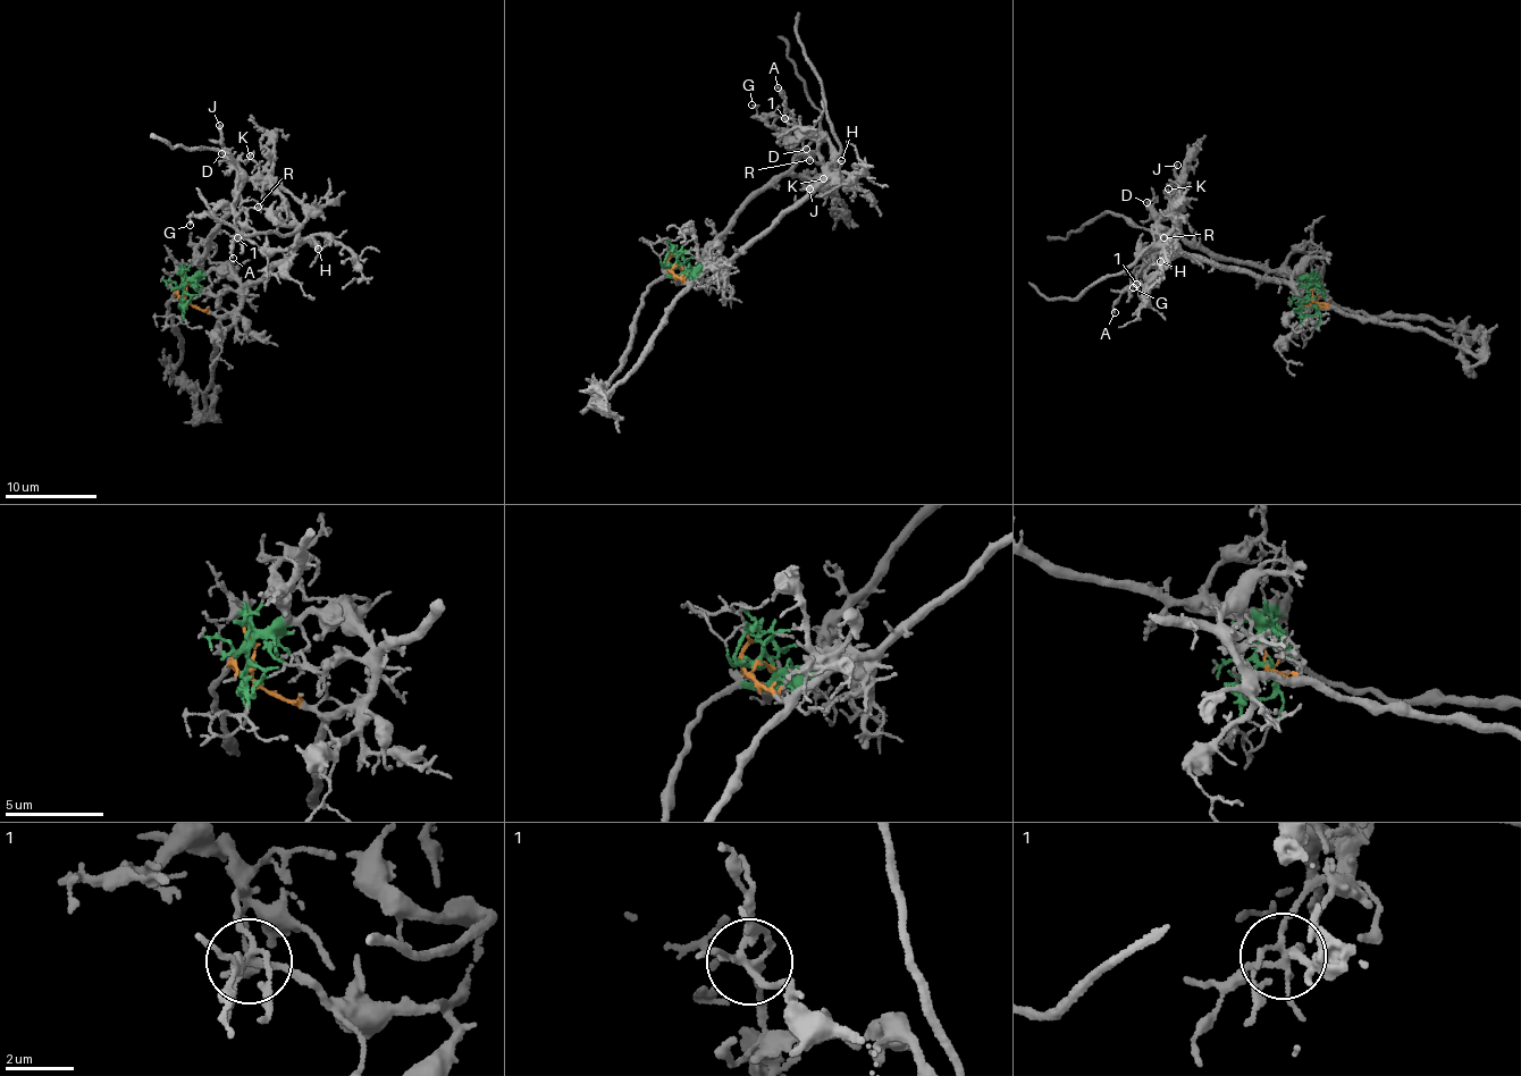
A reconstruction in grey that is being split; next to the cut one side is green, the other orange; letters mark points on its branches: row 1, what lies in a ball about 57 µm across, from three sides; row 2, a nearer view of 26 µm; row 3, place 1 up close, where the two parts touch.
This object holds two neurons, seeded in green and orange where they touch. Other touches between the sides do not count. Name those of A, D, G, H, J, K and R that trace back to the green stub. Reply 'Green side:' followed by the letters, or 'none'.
Green side: D, G, J, K, R

